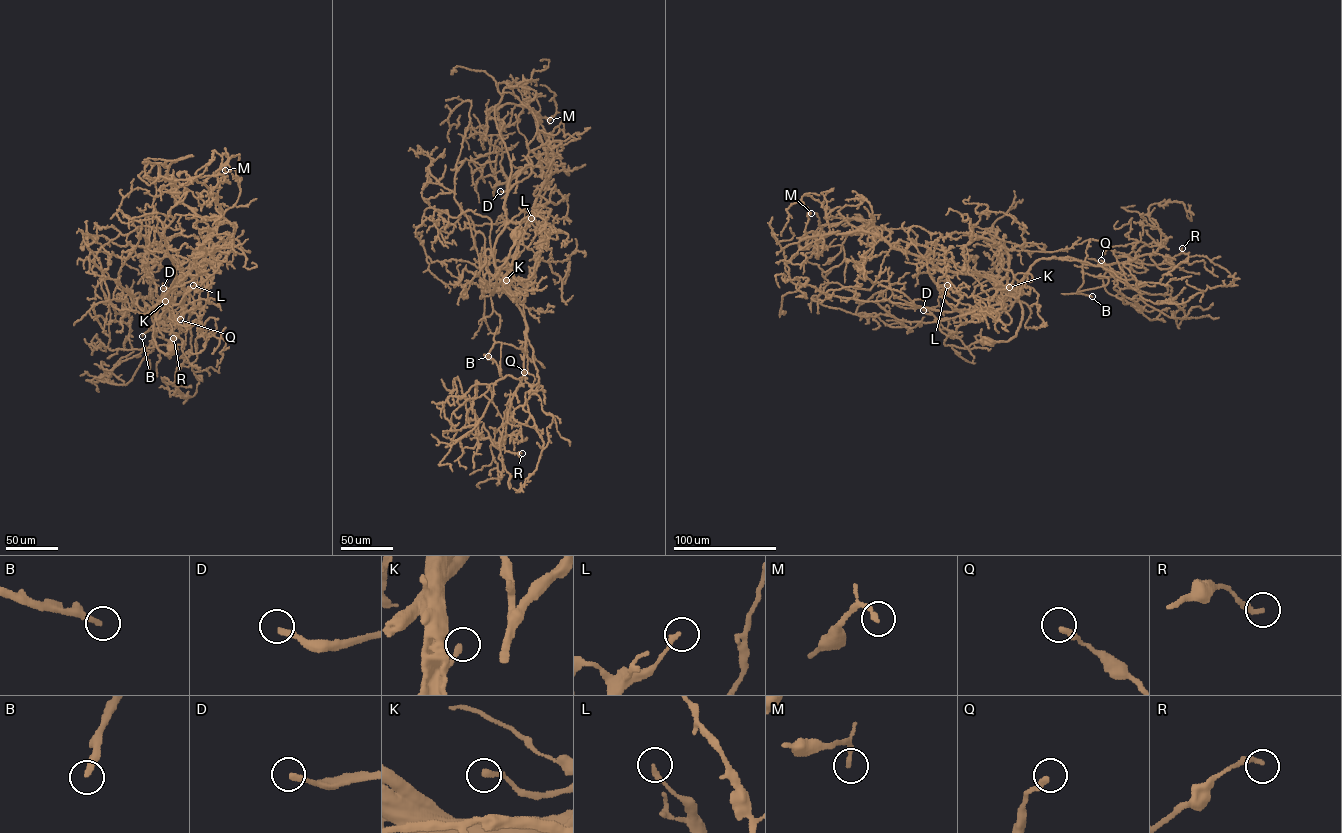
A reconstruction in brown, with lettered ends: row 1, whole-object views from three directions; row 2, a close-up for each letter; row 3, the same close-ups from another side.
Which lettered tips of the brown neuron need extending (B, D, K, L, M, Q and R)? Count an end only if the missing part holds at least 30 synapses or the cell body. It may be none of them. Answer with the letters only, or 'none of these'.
B, D

